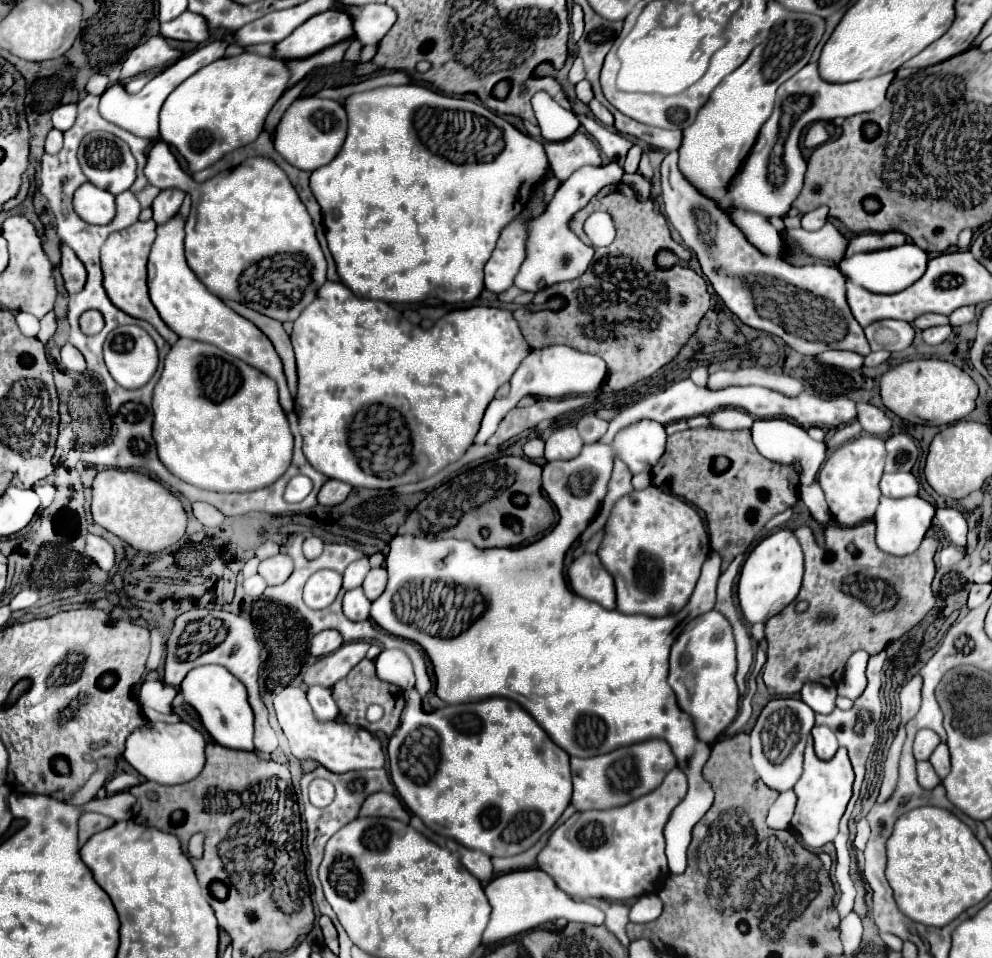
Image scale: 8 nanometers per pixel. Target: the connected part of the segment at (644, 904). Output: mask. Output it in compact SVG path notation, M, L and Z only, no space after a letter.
M644 894L630 908L630 922L644 924L652 922L660 916L663 910L663 903L656 894Z

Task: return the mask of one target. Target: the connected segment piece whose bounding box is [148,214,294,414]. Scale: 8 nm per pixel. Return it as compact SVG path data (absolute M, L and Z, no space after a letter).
M174 214L164 226L156 228L156 240L152 244L152 252L148 258L148 288L150 298L160 312L162 320L184 338L200 340L222 348L224 352L248 362L252 368L258 368L278 384L280 406L286 414L294 412L294 402L290 390L286 386L286 376L282 370L282 360L274 350L270 338L250 320L236 314L230 306L226 306L218 296L214 296L186 264L184 258L184 220L180 214Z

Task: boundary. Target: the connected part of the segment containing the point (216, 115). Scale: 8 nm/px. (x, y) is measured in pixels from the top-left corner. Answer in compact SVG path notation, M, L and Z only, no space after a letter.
M240 54L232 58L220 58L204 68L200 68L196 74L192 74L188 80L184 80L164 102L160 110L160 138L172 146L178 148L178 152L188 162L190 174L196 174L214 162L218 162L224 154L246 146L258 138L262 132L264 120L270 112L270 108L276 104L276 100L284 94L288 82L288 68L284 62L270 58L270 56L258 56L258 54Z

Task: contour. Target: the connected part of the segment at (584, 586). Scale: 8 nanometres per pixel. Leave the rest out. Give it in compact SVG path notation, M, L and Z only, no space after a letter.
M596 554L578 556L568 568L568 580L578 596L598 602L608 610L616 608L614 578L602 566Z

